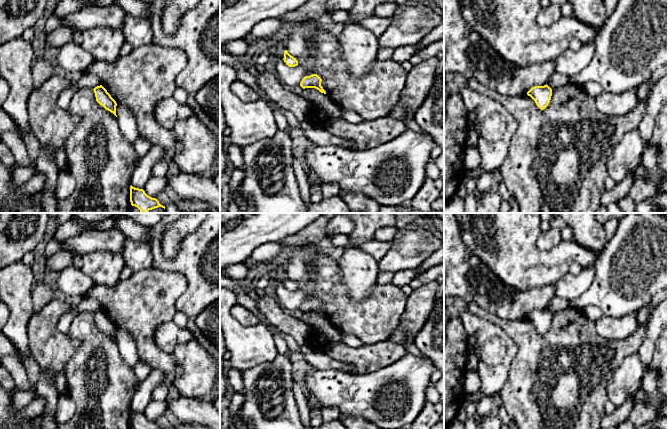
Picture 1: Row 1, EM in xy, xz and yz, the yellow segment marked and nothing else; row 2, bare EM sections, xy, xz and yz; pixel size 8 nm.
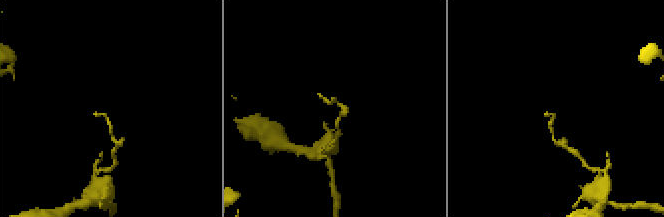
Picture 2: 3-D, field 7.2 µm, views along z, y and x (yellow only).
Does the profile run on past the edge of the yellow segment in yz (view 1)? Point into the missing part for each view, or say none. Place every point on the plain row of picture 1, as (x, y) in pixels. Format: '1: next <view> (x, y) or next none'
1: next none

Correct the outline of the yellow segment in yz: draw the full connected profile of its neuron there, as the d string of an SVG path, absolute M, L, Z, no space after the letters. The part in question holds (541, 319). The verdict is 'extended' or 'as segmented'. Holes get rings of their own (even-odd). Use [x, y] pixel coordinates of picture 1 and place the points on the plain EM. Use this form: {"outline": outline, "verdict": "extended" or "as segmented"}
{"outline": "M547 308L544 310L534 310L527 316L527 319L535 325L541 334L544 334L551 324L552 313Z", "verdict": "as segmented"}

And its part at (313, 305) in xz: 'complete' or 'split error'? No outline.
complete

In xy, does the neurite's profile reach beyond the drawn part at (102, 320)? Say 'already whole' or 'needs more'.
already whole

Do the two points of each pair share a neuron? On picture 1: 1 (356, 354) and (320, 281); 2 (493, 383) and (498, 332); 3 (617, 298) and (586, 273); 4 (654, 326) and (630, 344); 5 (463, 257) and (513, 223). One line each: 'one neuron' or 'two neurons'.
1: two neurons
2: one neuron
3: two neurons
4: two neurons
5: two neurons

